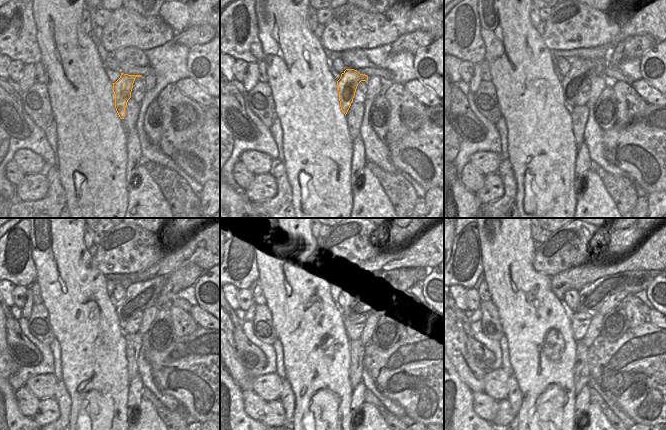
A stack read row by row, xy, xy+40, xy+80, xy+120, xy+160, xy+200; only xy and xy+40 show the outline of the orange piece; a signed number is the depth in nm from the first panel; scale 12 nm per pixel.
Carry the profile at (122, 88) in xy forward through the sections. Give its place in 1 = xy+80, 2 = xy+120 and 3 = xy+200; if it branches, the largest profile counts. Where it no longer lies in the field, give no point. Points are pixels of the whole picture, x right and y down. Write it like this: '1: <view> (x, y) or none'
1: xy+80 (582, 71)
2: xy+120 (139, 296)
3: xy+200 (593, 295)

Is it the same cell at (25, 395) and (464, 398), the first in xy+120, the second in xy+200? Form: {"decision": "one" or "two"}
{"decision": "two"}

